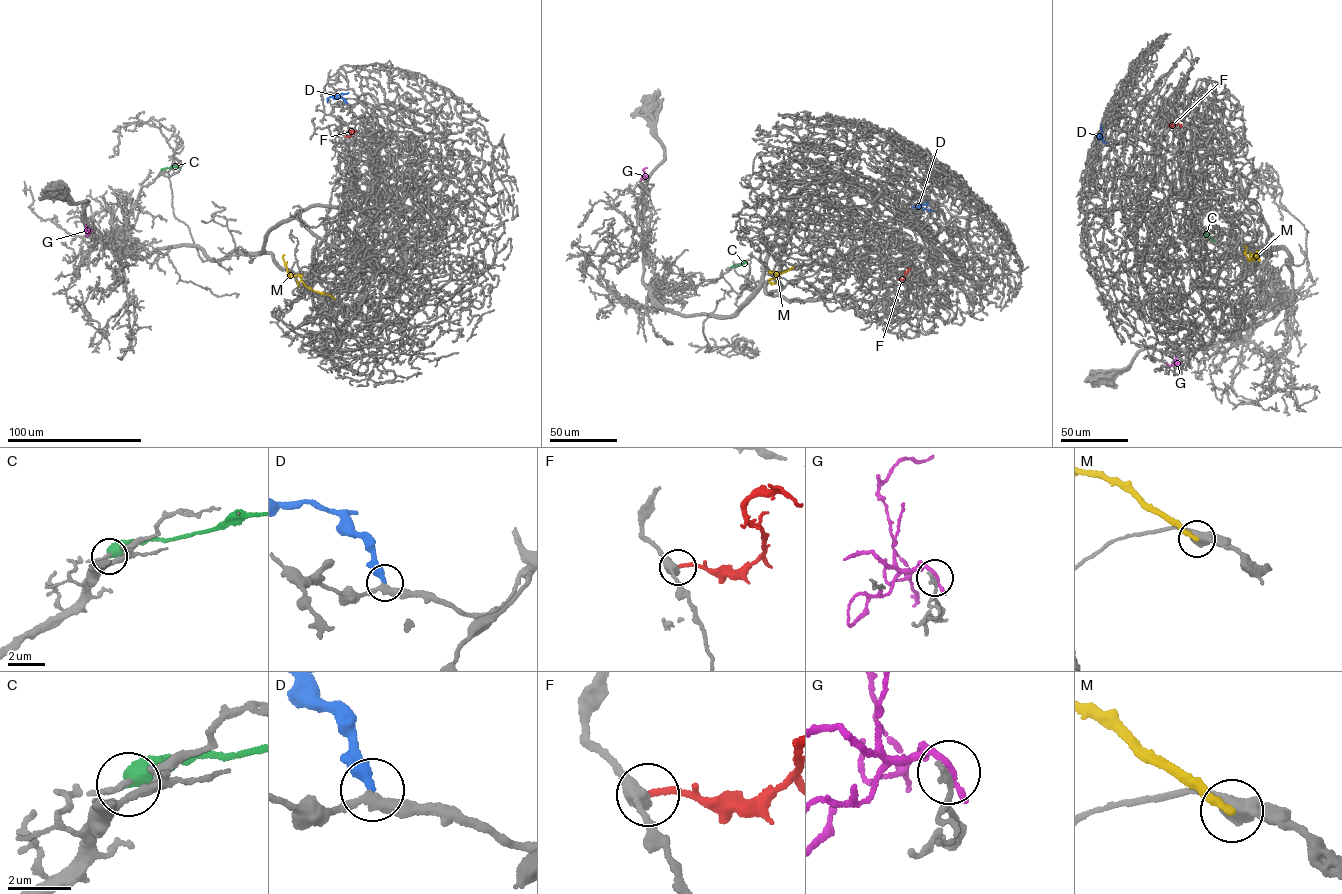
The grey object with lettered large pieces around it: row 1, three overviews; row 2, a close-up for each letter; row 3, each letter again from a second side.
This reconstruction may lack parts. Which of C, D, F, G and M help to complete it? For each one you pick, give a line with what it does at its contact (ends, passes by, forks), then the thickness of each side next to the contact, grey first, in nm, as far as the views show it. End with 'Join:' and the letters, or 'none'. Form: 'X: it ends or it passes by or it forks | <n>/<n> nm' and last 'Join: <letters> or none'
D: it ends | 360/360 nm
Join: D

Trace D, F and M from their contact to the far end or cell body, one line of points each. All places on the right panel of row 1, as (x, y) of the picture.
D: (1098, 138), (1098, 134), (1101, 138), (1101, 125)
F: (1181, 127), (1179, 124), (1170, 123), (1168, 127)
M: (1250, 259), (1255, 259), (1254, 254), (1250, 254), (1250, 261), (1248, 260), (1246, 246), (1242, 245)

